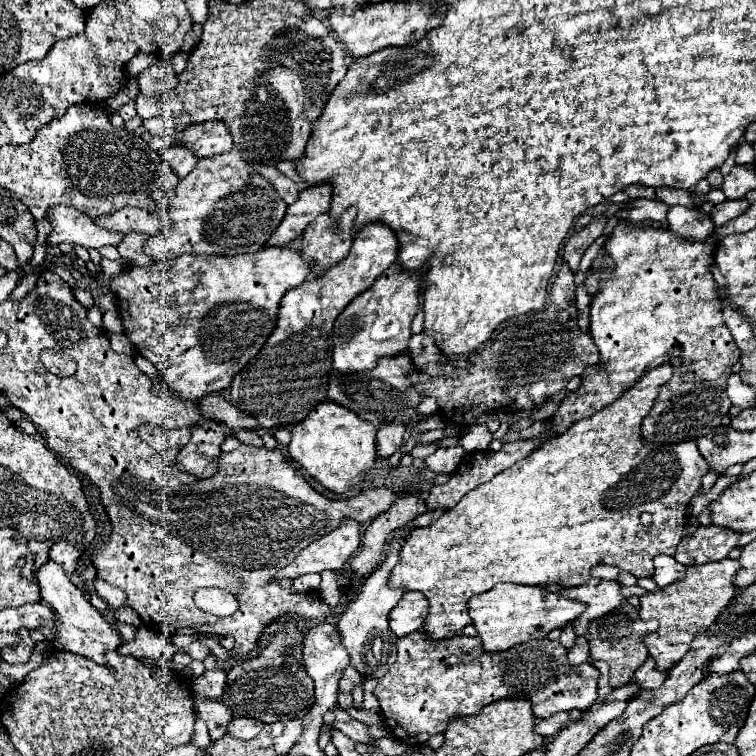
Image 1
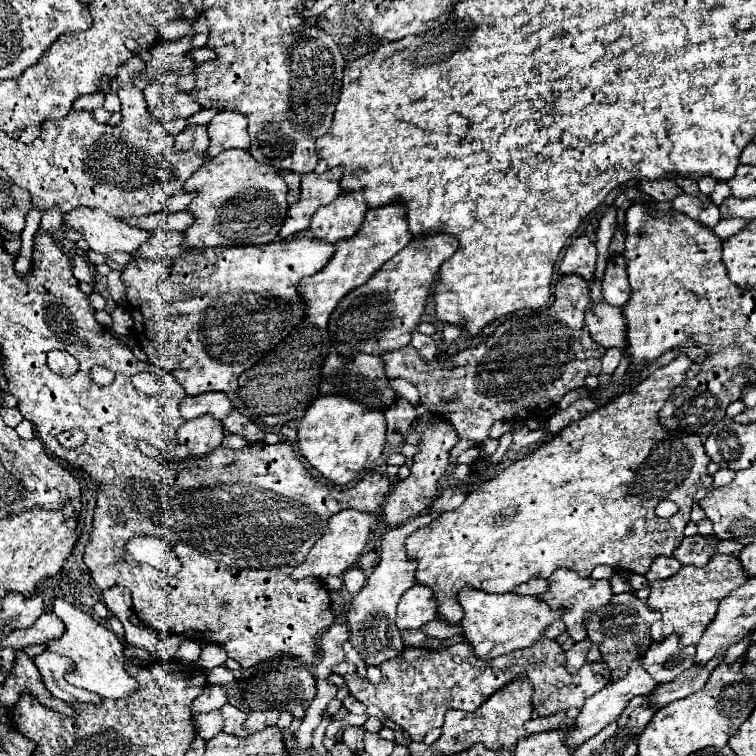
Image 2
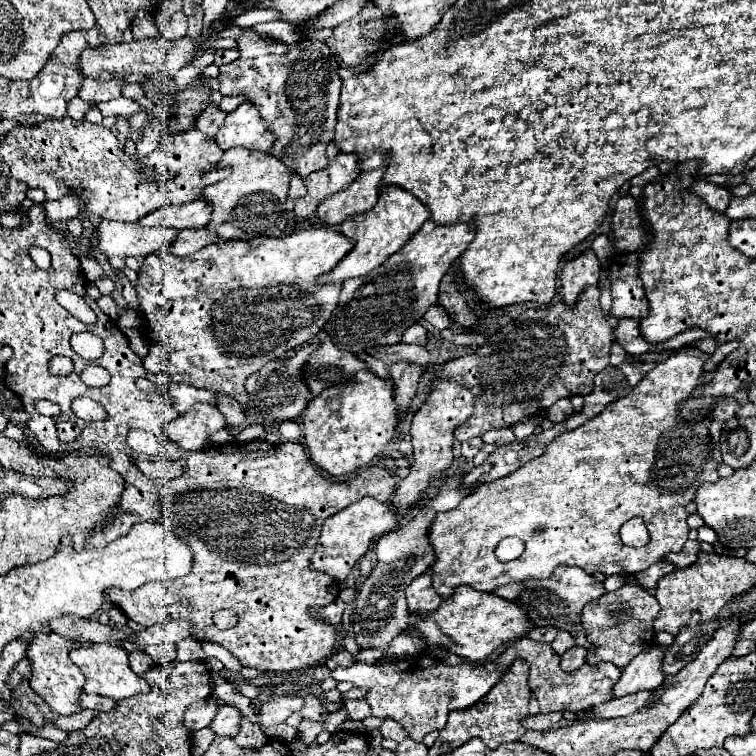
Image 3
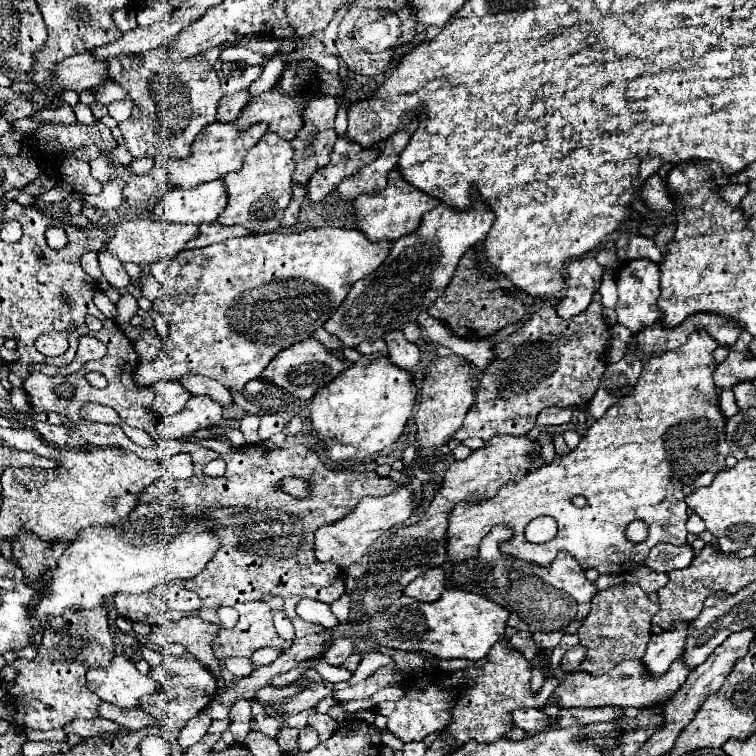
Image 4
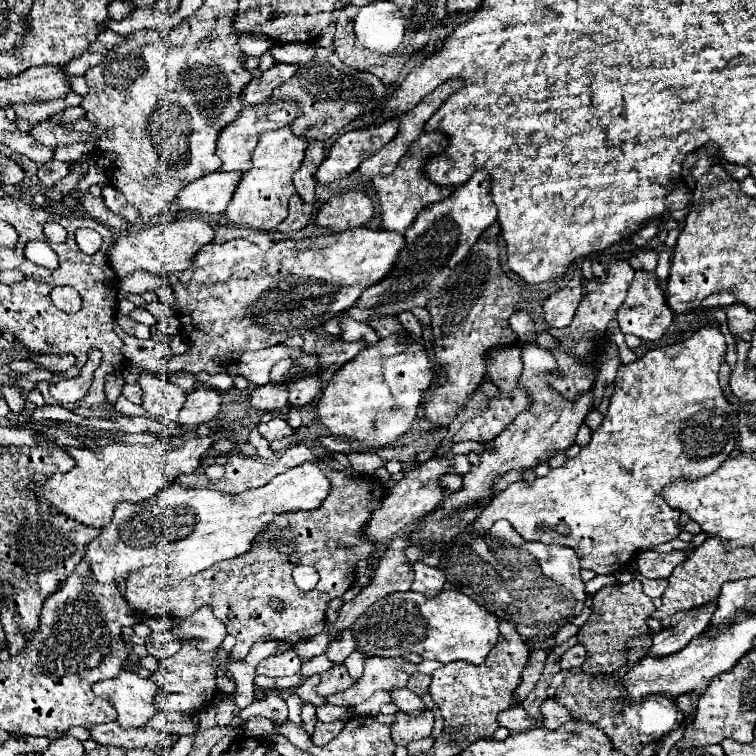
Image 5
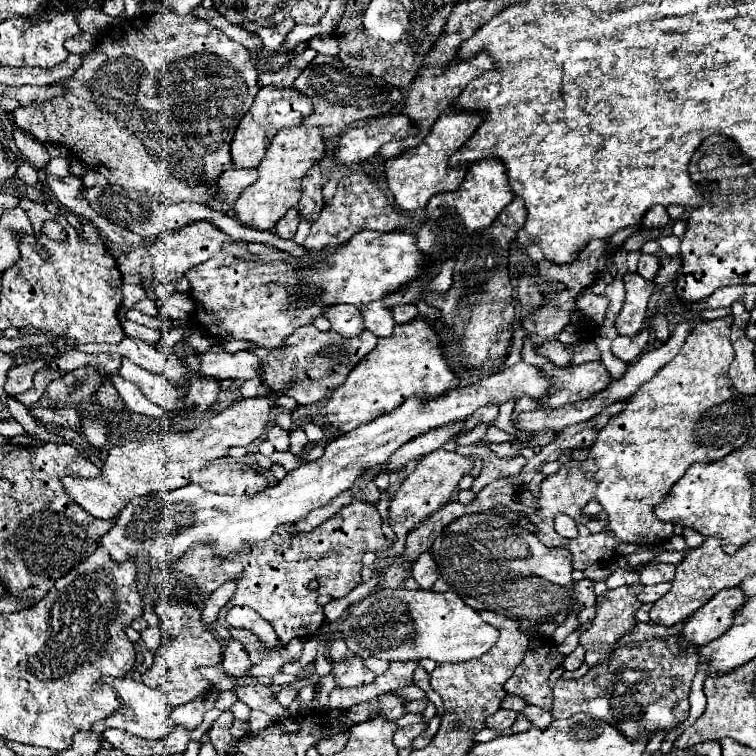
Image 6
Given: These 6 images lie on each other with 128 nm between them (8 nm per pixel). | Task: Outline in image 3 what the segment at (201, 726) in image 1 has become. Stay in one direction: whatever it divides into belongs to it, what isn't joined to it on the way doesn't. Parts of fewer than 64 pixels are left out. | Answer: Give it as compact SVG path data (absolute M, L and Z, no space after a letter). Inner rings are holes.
M224 706L216 712L216 718L212 720L210 728L218 734L218 736L228 736L234 738L238 728L240 728L240 718L242 712L236 706Z

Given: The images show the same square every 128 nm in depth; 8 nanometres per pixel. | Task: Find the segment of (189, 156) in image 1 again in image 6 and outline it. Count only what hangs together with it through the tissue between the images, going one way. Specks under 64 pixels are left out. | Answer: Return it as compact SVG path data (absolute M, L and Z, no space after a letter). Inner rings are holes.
M306 48L302 54L298 54L290 64L286 64L280 72L260 72L258 80L260 86L276 86L276 88L288 88L294 84L296 76L300 76L300 72L316 58L316 50Z

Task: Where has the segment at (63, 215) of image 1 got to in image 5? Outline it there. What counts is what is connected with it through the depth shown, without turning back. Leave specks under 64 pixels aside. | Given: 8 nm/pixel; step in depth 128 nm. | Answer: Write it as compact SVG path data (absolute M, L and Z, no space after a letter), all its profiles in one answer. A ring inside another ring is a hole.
M178 218L172 224L156 224L122 234L112 244L108 258L120 278L132 274L134 270L146 270L150 274L166 278L170 272L182 272L184 268L188 268L192 264L192 256L196 256L196 252L200 252L202 246L210 244L212 240L214 230L208 222L200 218Z

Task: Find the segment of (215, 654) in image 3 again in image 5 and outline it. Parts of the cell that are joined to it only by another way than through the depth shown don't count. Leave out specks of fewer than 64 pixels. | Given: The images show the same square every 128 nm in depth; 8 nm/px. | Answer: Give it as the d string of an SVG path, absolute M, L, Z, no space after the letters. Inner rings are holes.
M282 652L282 654L270 656L264 662L260 662L258 668L256 668L256 674L264 674L264 676L270 676L270 678L290 676L298 670L298 666L300 666L300 660L294 658L294 654Z

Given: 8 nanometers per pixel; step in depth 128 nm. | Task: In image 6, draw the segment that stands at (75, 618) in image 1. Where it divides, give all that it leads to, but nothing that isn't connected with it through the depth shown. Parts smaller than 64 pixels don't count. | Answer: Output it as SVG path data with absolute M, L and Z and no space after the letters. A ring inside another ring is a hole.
M124 676L124 678L108 678L104 680L106 684L110 686L116 686L124 700L124 708L120 708L120 714L114 714L114 716L108 716L106 720L98 720L96 726L91 728L91 732L104 732L108 728L120 728L120 730L126 730L138 738L144 738L144 740L150 740L150 742L158 742L158 740L164 740L164 736L168 736L168 732L176 726L174 720L172 720L172 706L168 704L166 700L166 694L158 688L150 688L142 682L134 682L130 676Z

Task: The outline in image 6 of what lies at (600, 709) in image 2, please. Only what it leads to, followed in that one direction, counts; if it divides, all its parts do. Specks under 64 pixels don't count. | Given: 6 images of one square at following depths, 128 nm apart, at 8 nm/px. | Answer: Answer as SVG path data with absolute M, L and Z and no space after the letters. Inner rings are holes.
M726 588L720 590L708 604L704 604L700 610L696 610L690 618L684 620L682 630L682 644L708 644L708 640L716 640L720 632L726 632L732 626L732 616L740 612L738 608L744 608L748 598L740 588Z

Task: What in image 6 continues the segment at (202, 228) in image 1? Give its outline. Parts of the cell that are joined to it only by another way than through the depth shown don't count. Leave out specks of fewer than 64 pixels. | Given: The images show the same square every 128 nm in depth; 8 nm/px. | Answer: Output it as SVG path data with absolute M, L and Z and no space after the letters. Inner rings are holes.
M296 126L284 132L278 132L272 144L266 150L264 160L258 166L258 182L248 186L240 198L236 200L236 218L246 226L260 228L260 230L274 230L276 222L300 202L302 186L300 180L312 168L314 162L322 160L326 154L326 142L322 138L320 128L312 126Z

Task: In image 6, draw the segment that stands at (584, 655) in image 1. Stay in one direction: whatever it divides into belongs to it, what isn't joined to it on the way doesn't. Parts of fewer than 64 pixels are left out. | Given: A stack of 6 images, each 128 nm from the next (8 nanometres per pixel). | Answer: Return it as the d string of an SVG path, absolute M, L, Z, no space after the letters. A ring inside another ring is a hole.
M578 644L576 650L566 656L562 666L564 666L564 670L578 670L582 664L584 664L584 648Z

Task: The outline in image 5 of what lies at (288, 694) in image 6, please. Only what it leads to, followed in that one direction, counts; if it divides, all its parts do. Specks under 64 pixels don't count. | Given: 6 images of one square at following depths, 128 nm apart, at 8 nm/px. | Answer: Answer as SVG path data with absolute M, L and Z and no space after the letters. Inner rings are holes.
M270 694L266 700L254 702L252 706L244 708L238 714L242 721L247 721L250 717L256 715L276 720L280 724L280 722L284 722L288 718L288 706L286 706L286 702L284 702L282 696L272 696Z

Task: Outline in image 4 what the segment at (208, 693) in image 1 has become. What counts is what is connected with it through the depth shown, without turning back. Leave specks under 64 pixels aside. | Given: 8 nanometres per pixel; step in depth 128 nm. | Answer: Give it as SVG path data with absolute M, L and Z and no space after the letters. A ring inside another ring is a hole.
M198 712L194 718L188 720L188 724L180 730L180 736L178 736L178 744L182 750L188 750L192 744L196 744L208 730L208 726L212 724L212 720L206 716L206 712Z

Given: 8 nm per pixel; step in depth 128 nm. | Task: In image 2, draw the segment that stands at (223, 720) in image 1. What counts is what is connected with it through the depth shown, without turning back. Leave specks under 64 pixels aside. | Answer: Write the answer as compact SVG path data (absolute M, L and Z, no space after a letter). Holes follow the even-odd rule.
M224 704L220 708L222 716L224 716L224 730L228 734L234 734L234 736L240 736L240 738L246 738L250 736L250 732L244 732L244 720L246 720L246 712L238 710L236 706L232 704Z

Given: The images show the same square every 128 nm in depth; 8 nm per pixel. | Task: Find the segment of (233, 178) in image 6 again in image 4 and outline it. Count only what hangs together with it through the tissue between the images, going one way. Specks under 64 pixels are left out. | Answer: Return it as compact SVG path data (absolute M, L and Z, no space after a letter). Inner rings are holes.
M214 180L208 184L202 184L194 190L174 190L170 192L162 202L156 204L152 216L166 222L180 222L180 224L204 224L214 222L218 214L226 208L228 202L228 188L224 188L224 180Z

